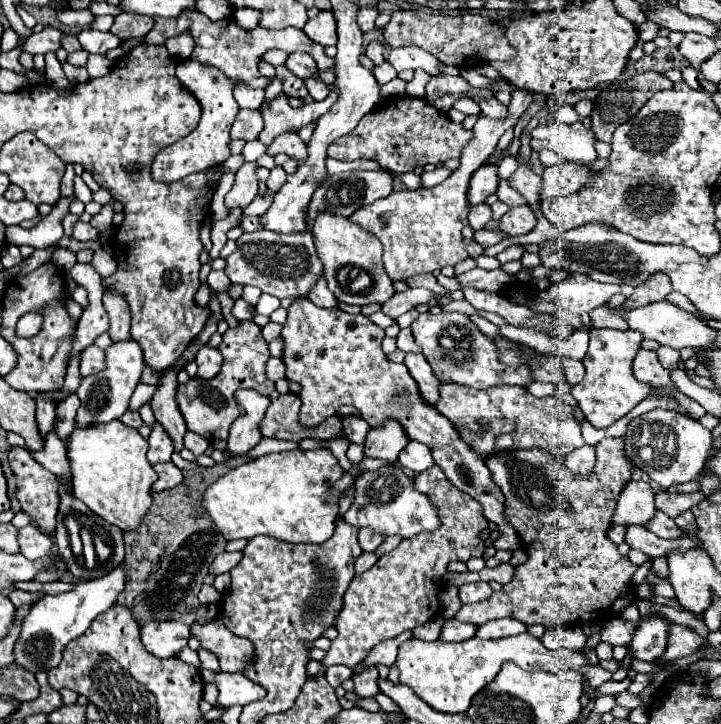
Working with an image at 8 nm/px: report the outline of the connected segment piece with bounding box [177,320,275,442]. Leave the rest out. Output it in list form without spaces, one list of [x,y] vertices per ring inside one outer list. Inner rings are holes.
[[[241,322],[239,328],[227,330],[223,334],[223,342],[218,346],[223,356],[223,366],[219,374],[211,380],[191,378],[187,384],[179,384],[177,388],[177,406],[185,418],[189,432],[197,432],[209,442],[227,440],[229,426],[239,416],[239,406],[235,400],[235,392],[241,388],[251,388],[263,396],[275,394],[275,384],[265,376],[267,364],[267,342],[261,336],[261,328],[255,322]]]

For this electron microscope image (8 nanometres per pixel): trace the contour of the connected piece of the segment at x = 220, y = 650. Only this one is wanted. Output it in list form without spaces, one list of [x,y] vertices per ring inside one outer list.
[[[219,620],[207,624],[191,624],[189,630],[205,650],[219,658],[223,672],[241,672],[241,668],[253,656],[253,644],[247,638],[239,638],[229,632]]]

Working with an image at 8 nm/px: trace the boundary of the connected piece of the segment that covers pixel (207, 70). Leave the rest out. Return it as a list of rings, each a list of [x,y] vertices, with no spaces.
[[[185,60],[177,64],[177,78],[179,82],[201,102],[203,108],[203,116],[199,126],[185,138],[181,138],[179,142],[163,148],[151,166],[151,178],[157,182],[177,182],[183,180],[189,174],[207,170],[211,166],[221,164],[223,160],[227,160],[229,154],[229,130],[231,124],[235,120],[235,114],[239,110],[235,98],[233,98],[233,84],[229,78],[225,78],[221,72],[217,72],[211,66],[199,64],[195,60]]]

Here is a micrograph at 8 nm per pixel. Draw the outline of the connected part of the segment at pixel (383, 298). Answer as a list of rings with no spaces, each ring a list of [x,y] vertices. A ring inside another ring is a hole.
[[[323,212],[323,214],[317,216],[317,220],[315,220],[313,228],[311,228],[311,234],[315,236],[315,246],[317,246],[317,252],[321,256],[323,266],[325,266],[325,280],[329,282],[329,290],[341,302],[345,302],[345,304],[357,304],[357,306],[365,306],[365,304],[373,304],[373,302],[385,304],[395,294],[393,280],[387,276],[383,260],[381,260],[381,242],[373,234],[369,234],[361,226],[349,222],[347,218],[333,216],[333,214],[327,214],[327,212]],[[343,268],[349,268],[347,280],[339,282],[339,272]],[[361,272],[369,274],[371,286],[369,288],[351,288],[353,280]]]

